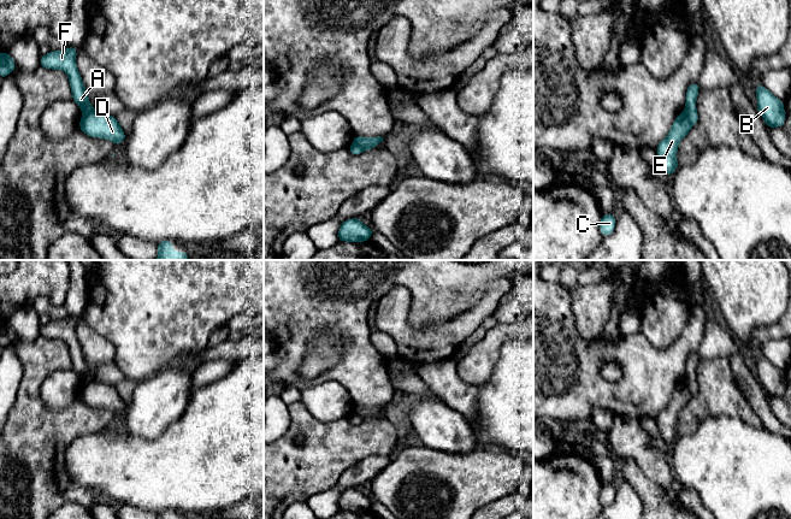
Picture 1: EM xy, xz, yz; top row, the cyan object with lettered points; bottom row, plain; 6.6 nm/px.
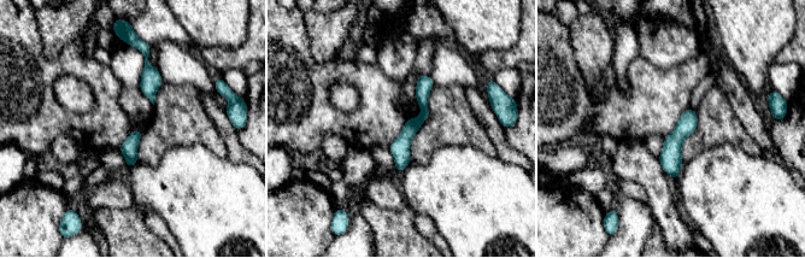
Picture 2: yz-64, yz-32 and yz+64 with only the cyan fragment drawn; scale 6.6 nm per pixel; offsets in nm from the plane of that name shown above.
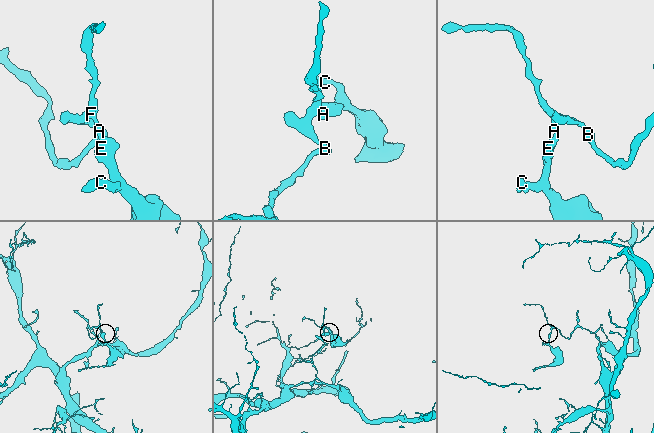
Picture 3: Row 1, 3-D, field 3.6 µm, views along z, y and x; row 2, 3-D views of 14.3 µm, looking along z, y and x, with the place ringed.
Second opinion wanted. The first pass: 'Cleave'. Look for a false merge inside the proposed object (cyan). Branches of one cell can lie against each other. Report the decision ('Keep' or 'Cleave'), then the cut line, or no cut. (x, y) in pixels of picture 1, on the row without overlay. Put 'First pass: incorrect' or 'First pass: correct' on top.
First pass: correct
Cleave. Split along yz (684, 381), (692, 394)

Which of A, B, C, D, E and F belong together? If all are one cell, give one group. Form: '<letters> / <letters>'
A B F / C D E

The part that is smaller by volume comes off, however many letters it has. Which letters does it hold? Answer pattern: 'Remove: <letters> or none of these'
Remove: C, D, E

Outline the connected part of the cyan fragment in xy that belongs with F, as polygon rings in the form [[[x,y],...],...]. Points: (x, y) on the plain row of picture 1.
[[[70,315],[64,320],[51,320],[40,329],[40,336],[51,340],[63,340],[69,346],[70,358],[72,361],[72,368],[81,377],[83,385],[90,383],[93,379],[89,366],[84,358],[82,347],[76,336],[77,318]]]

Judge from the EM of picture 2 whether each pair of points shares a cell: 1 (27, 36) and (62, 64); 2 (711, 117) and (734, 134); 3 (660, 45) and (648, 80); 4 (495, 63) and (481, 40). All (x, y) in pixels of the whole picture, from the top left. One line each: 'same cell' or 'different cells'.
1: same cell
2: same cell
3: different cells
4: different cells

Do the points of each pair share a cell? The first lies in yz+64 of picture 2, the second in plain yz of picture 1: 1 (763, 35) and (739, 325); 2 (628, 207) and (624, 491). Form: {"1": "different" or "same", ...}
{"1": "same", "2": "same"}

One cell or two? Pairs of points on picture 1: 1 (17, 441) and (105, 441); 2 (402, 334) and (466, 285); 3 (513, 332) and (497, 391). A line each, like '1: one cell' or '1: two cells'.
1: two cells
2: two cells
3: two cells

